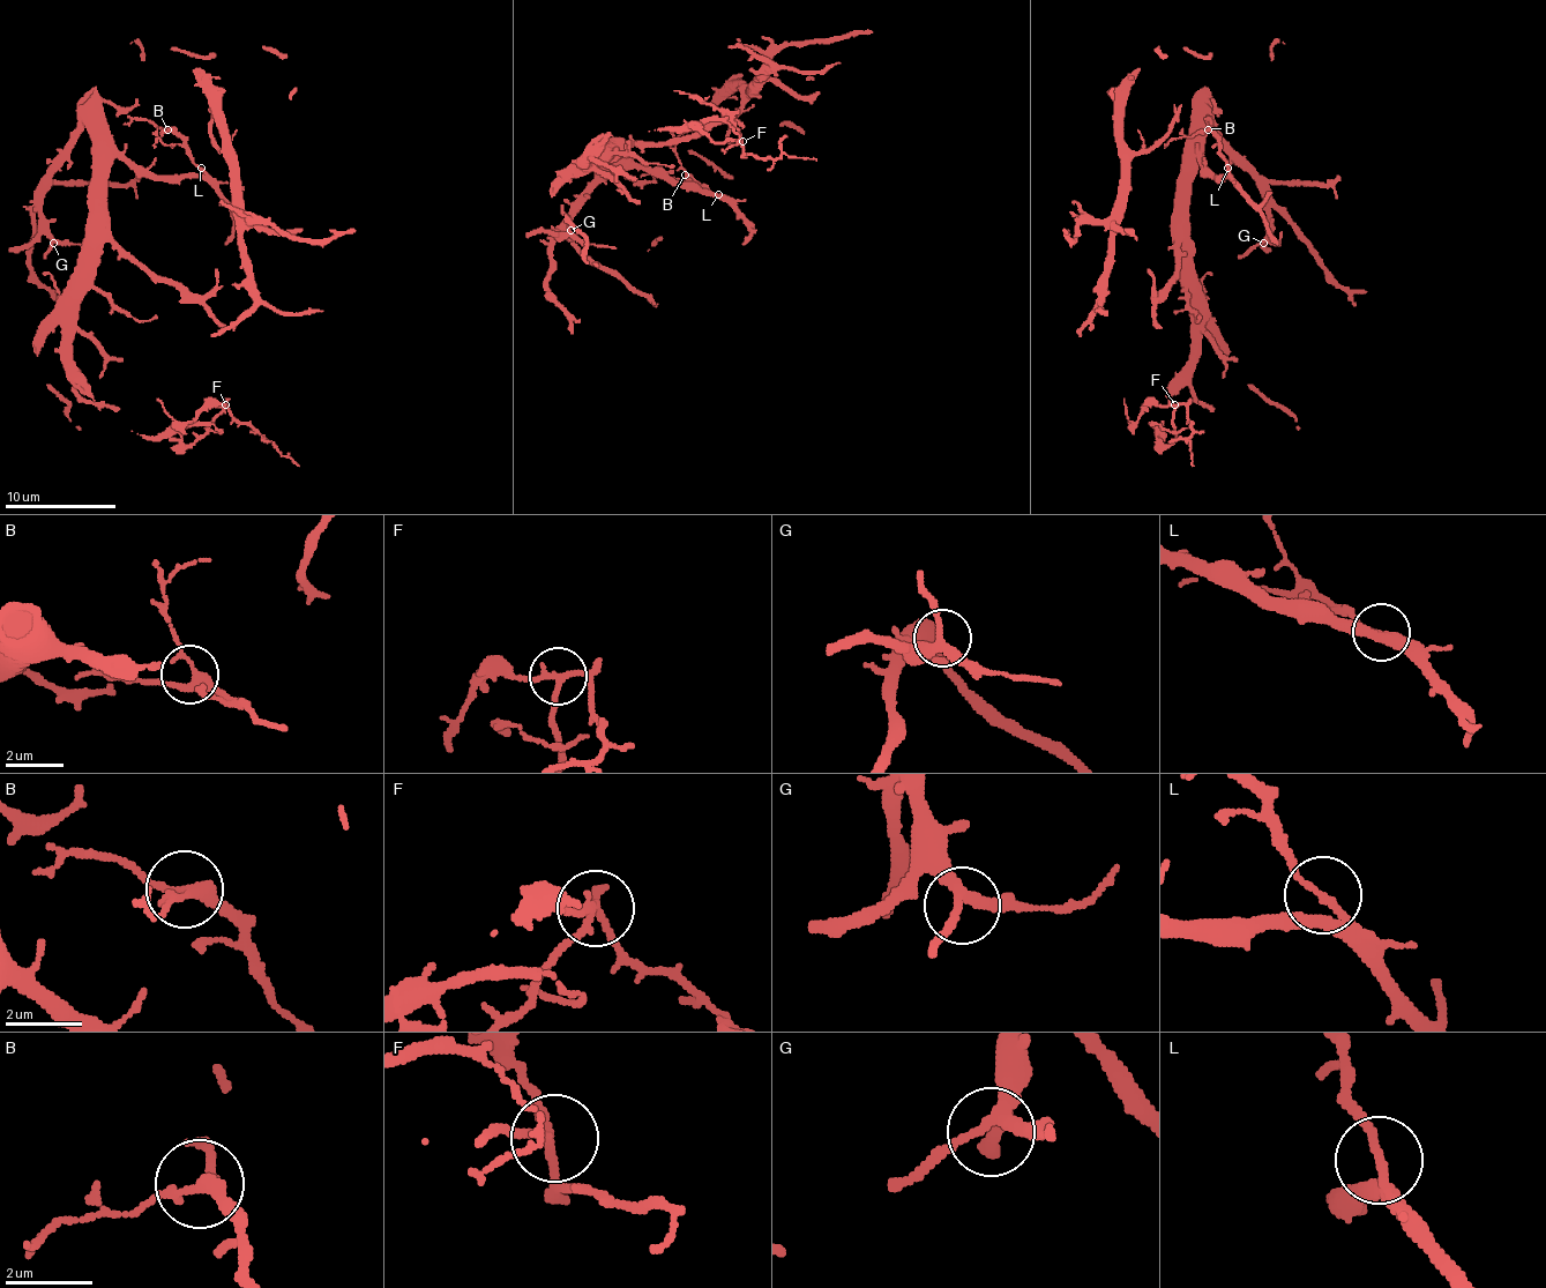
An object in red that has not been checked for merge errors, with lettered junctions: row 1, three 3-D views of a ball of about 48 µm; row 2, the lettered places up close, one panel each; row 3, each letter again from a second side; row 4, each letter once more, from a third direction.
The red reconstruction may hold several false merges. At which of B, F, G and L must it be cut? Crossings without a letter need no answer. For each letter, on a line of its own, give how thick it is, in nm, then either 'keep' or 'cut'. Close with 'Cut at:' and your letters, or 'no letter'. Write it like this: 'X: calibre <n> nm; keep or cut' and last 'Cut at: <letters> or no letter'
B: calibre 280 nm; keep
F: calibre 180 nm; keep
G: calibre 260 nm; keep
L: calibre 140 nm; keep
Cut at: no letter

